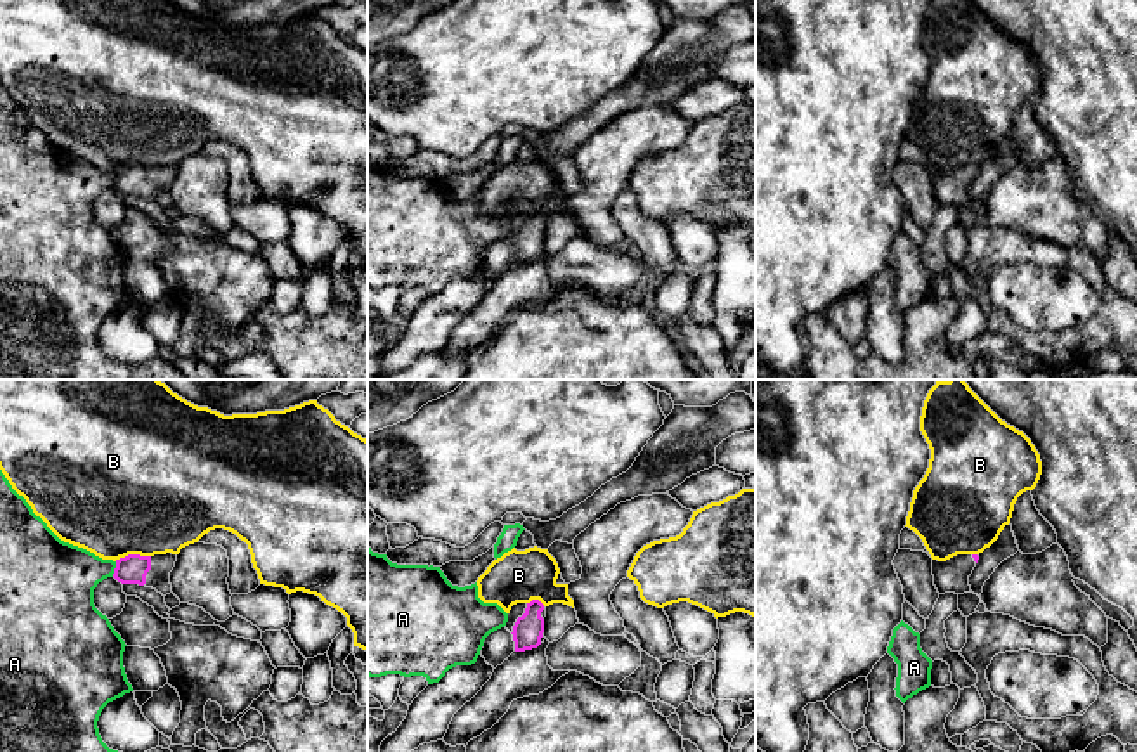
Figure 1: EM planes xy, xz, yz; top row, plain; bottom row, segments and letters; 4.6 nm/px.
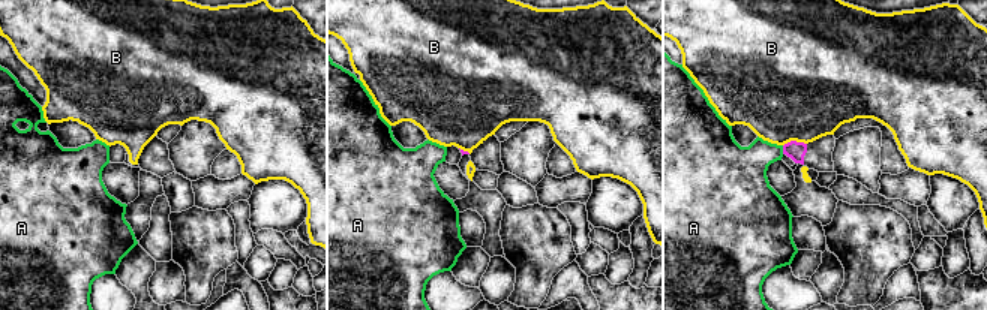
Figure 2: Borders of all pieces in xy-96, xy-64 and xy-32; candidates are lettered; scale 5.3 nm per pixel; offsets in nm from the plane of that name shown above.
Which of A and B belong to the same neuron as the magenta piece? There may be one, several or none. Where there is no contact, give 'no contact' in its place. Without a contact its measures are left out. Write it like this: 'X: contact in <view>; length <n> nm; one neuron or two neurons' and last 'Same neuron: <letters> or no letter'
A: contact in xy; length 80 nm; two neurons
B: contact in xy; length 170 nm; two neurons
Same neuron: no letter

